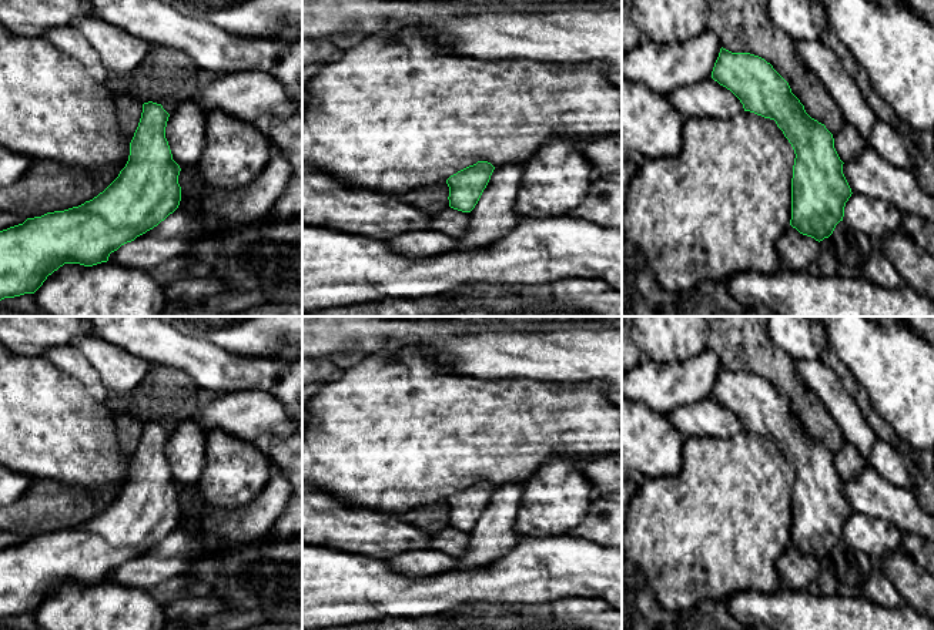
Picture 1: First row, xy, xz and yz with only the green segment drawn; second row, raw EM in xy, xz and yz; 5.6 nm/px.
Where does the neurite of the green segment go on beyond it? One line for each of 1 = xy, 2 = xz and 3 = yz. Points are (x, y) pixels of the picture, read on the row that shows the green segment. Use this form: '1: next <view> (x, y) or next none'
1: next none
2: next none
3: next none

